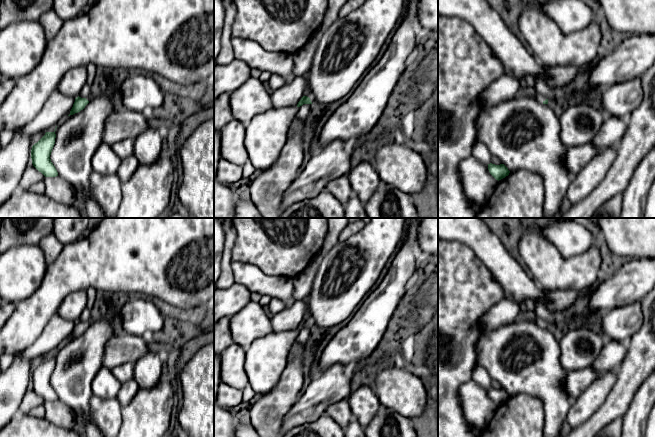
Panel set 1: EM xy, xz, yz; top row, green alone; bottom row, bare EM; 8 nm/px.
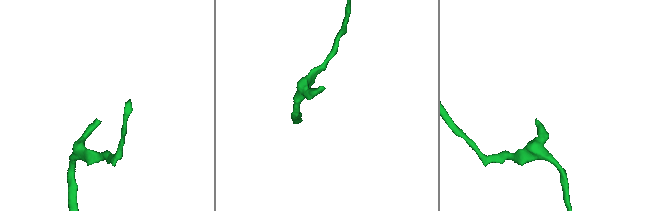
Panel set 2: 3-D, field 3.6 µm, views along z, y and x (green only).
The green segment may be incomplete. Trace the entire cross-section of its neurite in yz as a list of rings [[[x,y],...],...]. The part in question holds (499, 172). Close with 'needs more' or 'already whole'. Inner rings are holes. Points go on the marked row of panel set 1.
[[[488,164],[488,170],[490,174],[496,179],[501,180],[509,175],[510,171],[504,164],[495,165],[495,164]]]; already whole

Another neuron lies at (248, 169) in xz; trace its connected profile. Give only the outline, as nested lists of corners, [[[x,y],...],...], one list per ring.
[[[248,160],[243,166],[242,166],[242,177],[243,178],[250,178],[251,175],[255,172],[255,167],[253,164]]]

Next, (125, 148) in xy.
[[[125,139],[111,145],[119,158],[124,159],[134,155],[134,140]]]

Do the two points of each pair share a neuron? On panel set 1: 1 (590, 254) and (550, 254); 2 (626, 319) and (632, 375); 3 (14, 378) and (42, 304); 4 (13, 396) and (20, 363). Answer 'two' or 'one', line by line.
1: one
2: two
3: two
4: one

